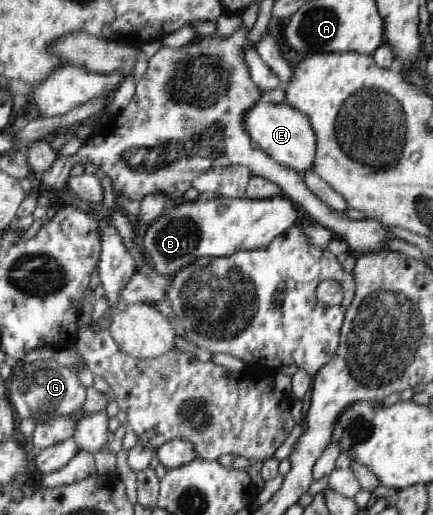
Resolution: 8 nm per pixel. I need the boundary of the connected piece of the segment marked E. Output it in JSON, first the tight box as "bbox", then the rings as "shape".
{"bbox":[245,99,315,173],"shape":[[[261,99],[245,113],[245,132],[255,141],[259,148],[271,159],[279,164],[292,168],[297,173],[313,169],[315,163],[315,134],[307,115],[295,110],[287,103],[274,103]]]}

